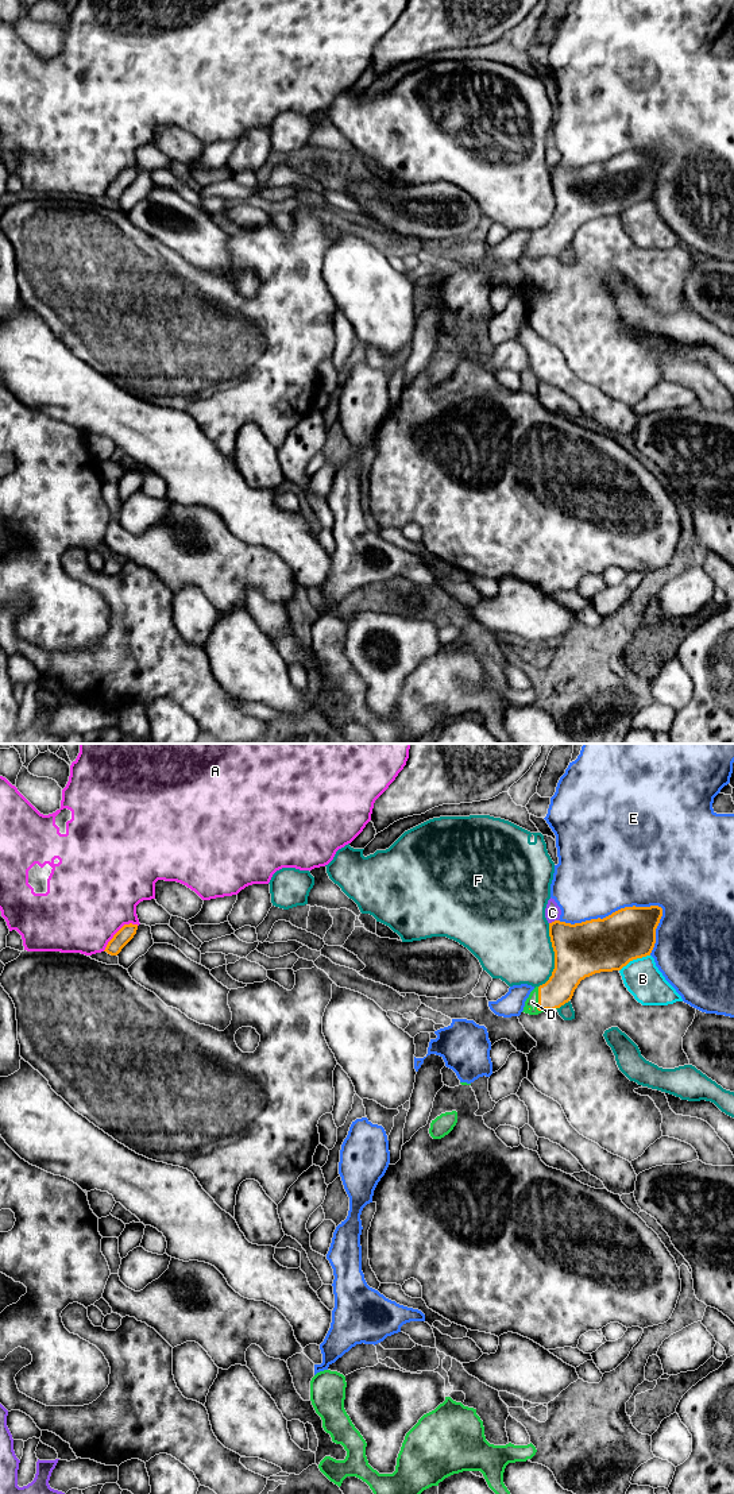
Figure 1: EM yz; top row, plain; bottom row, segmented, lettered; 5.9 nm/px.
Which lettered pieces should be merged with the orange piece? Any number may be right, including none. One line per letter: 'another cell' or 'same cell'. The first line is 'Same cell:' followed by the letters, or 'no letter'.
Same cell: D
A: another cell
B: another cell
C: another cell
D: same cell
E: another cell
F: another cell

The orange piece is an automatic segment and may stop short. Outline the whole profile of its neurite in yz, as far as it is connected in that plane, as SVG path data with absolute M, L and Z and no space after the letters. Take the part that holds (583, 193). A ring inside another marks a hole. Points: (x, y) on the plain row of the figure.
M633 150L603 163L549 167L555 213L545 228L530 236L522 256L538 259L557 254L572 243L586 221L621 215L630 205L650 200L661 161L658 150Z

